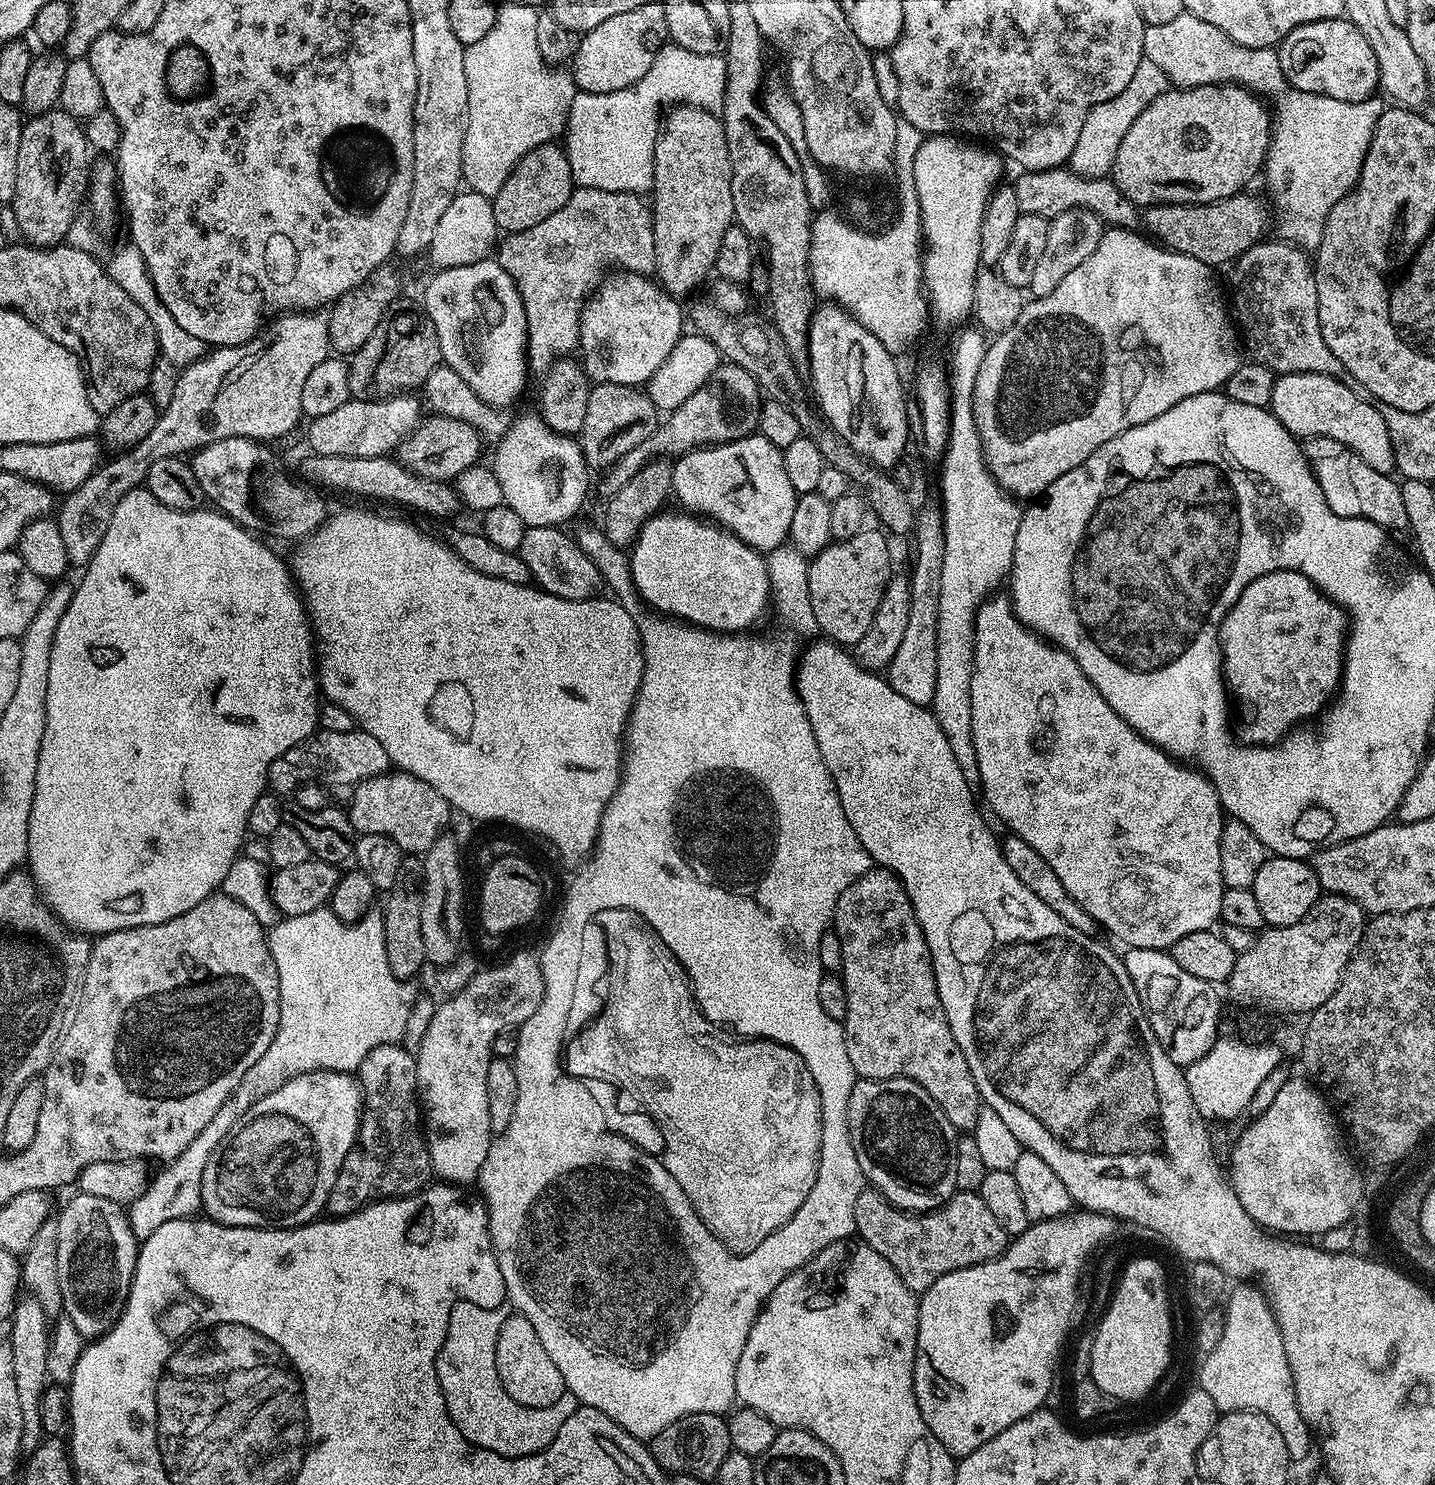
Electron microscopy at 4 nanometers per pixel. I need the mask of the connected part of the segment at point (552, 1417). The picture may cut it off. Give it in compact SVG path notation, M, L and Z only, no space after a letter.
M475 1299L458 1300L450 1310L446 1338L436 1359L436 1373L446 1410L458 1430L472 1444L499 1456L533 1456L550 1446L562 1430L562 1422L574 1414L578 1401L565 1391L558 1402L544 1409L519 1405L506 1394L495 1366L495 1347L506 1317L505 1310L475 1304Z

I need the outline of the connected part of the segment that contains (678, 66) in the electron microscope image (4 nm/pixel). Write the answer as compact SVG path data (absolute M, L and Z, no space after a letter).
M665 42L658 54L654 54L650 70L646 70L634 86L610 90L610 94L577 91L574 102L570 102L568 127L562 137L573 185L607 192L651 193L654 146L664 104L719 113L724 107L727 73L728 65L723 55L694 54L682 46Z

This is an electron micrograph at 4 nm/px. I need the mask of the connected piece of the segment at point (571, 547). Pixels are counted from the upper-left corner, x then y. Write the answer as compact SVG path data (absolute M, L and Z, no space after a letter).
M560 526L528 527L519 550L522 562L526 562L532 580L550 595L567 600L591 600L599 593L596 591L602 588L600 572L575 539L563 531L565 529Z

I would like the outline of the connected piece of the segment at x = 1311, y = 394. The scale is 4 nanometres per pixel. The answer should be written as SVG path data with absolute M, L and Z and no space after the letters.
M1285 372L1277 375L1270 411L1291 436L1334 438L1334 442L1342 442L1342 446L1354 450L1354 454L1358 454L1366 466L1379 472L1396 472L1394 446L1390 446L1386 418L1378 414L1375 403L1362 402L1362 398L1358 398L1350 386L1335 380L1333 376L1313 372Z

